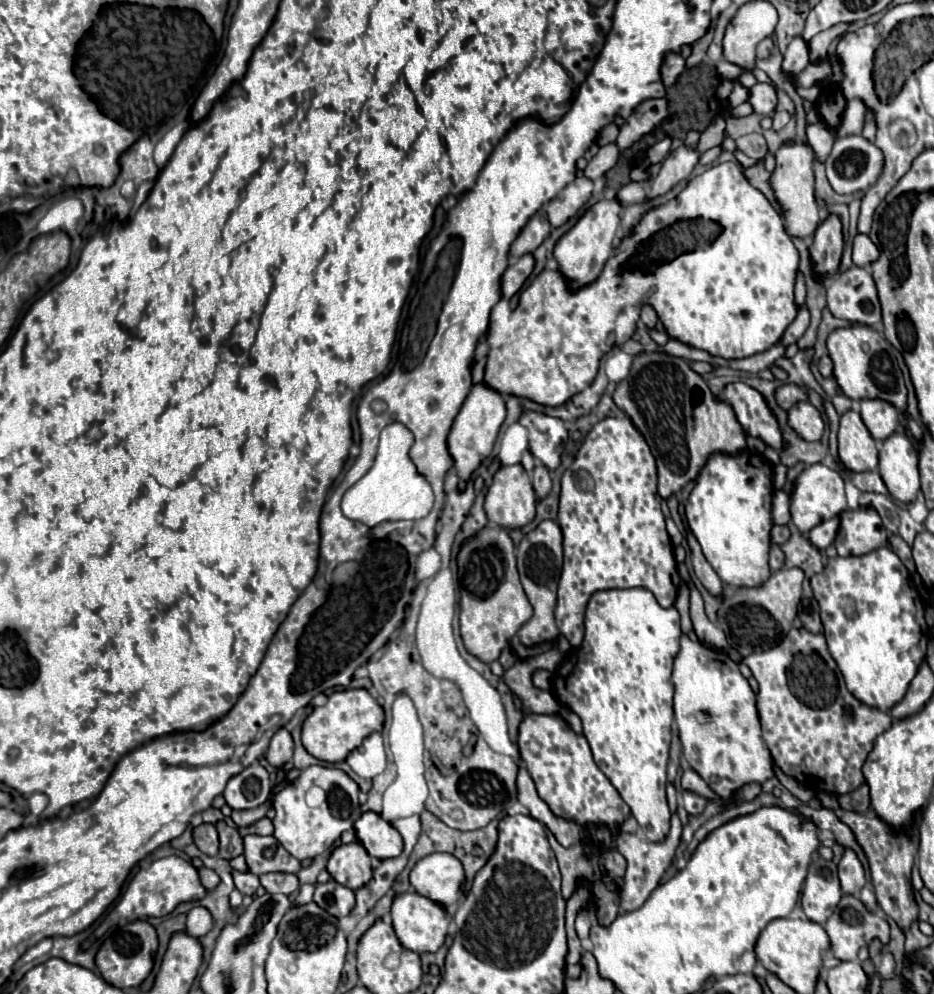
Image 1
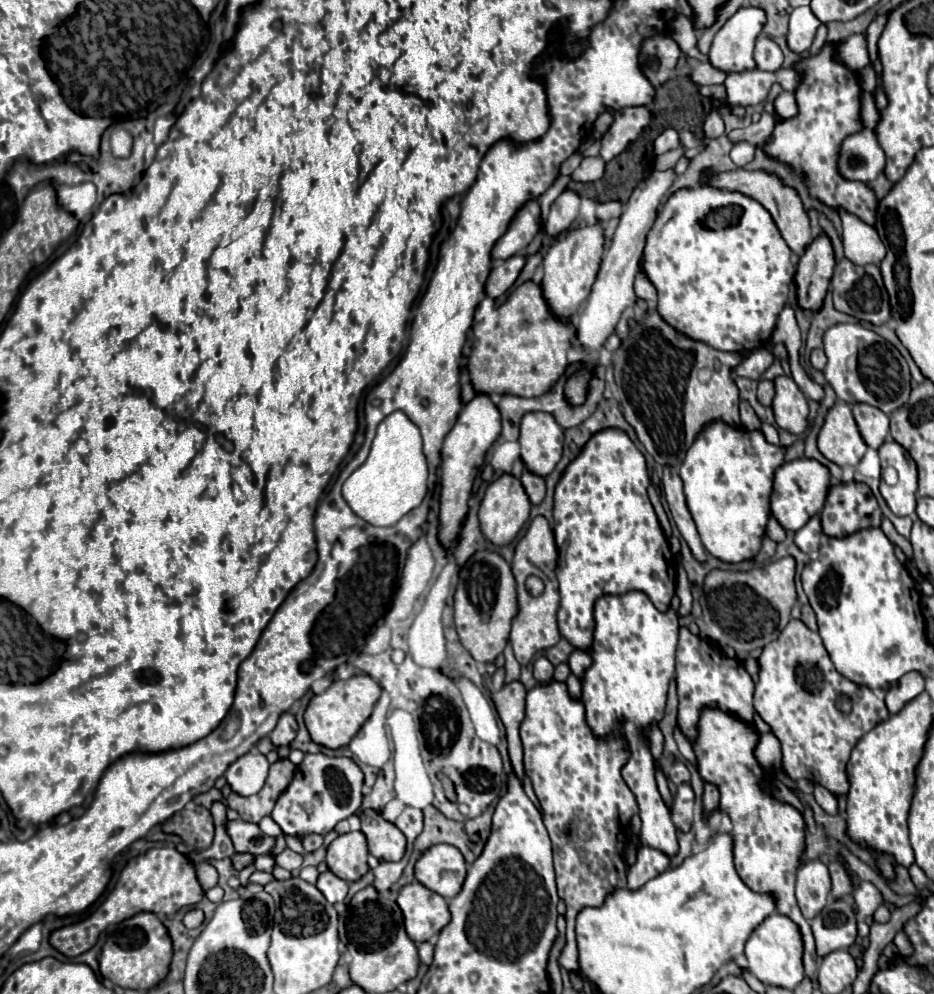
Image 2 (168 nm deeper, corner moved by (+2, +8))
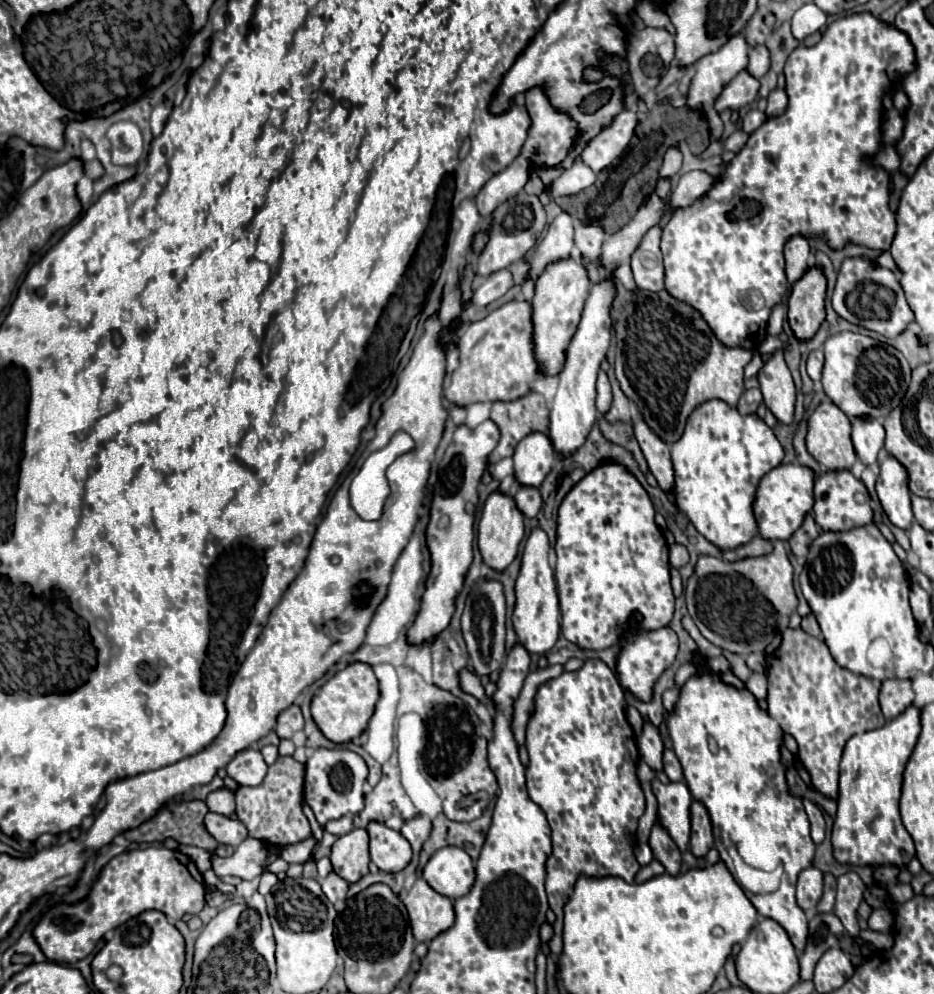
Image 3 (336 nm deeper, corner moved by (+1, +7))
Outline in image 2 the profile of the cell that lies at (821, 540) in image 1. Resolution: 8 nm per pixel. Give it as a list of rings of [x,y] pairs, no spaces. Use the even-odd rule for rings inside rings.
[[[812,516],[812,520],[808,520],[808,524],[804,524],[804,528],[796,532],[794,542],[802,552],[816,552],[820,548],[820,538],[822,538],[820,516]]]

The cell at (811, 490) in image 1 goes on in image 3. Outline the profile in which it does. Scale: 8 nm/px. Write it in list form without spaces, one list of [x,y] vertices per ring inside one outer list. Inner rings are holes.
[[[791,463],[771,469],[761,477],[753,499],[753,515],[757,517],[759,535],[767,541],[787,541],[803,523],[813,507],[813,471],[809,467]]]

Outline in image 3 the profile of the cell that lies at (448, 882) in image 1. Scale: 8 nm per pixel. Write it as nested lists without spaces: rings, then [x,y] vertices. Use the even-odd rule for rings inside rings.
[[[447,846],[433,853],[423,869],[423,877],[437,893],[449,899],[459,899],[473,887],[475,869],[471,857],[463,849]]]

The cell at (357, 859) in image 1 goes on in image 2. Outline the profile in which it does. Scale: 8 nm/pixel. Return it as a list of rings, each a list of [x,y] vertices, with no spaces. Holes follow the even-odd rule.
[[[348,832],[338,836],[328,846],[328,868],[346,882],[360,880],[368,872],[368,846],[362,832]]]

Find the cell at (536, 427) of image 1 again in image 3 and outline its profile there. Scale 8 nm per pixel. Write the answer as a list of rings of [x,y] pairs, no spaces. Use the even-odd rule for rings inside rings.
[[[531,433],[519,441],[513,455],[515,479],[519,485],[541,487],[555,463],[553,445],[545,433]]]

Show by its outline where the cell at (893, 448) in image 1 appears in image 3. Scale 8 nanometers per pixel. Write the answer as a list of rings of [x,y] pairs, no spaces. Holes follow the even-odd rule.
[[[885,457],[885,461],[881,463],[879,479],[877,479],[877,495],[889,521],[895,527],[905,531],[913,523],[911,493],[907,483],[909,483],[909,477],[905,473],[905,467],[897,459]]]

